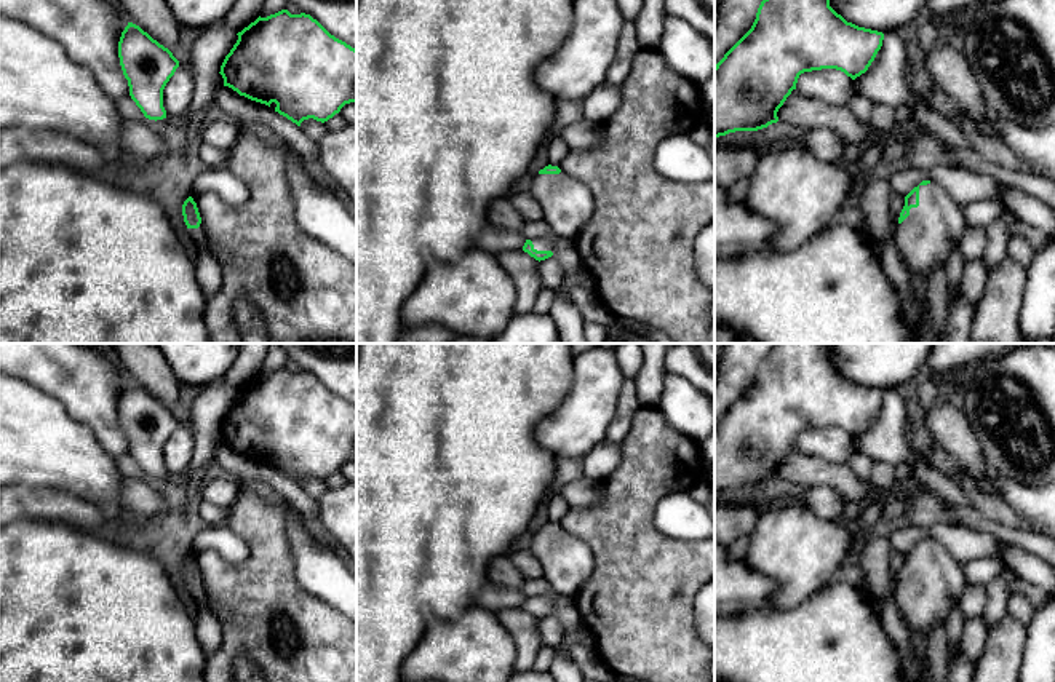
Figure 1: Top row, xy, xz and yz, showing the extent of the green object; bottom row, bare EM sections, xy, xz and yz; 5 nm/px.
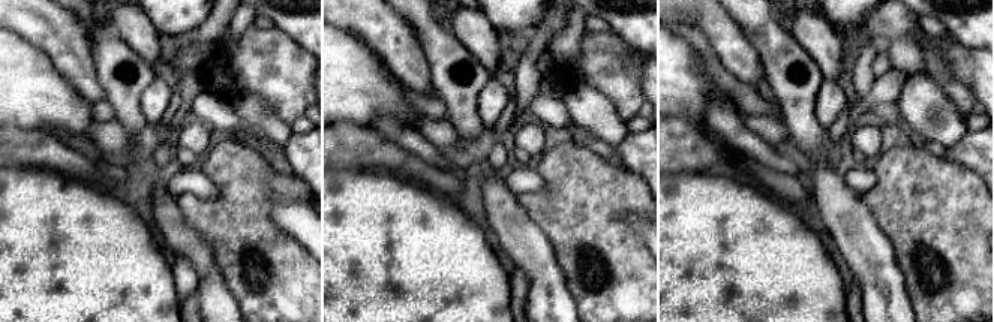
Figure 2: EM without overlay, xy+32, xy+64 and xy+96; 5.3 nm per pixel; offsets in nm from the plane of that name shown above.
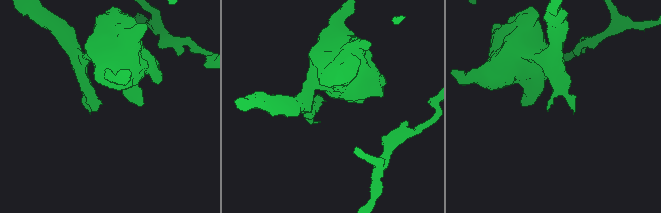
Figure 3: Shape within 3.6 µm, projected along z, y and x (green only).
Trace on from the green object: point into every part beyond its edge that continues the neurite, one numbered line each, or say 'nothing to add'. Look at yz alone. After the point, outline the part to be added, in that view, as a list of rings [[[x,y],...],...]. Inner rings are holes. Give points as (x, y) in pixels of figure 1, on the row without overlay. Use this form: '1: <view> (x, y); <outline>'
1: yz (926, 596); [[[930,538],[919,543],[919,564],[895,585],[895,602],[906,625],[929,639],[935,623],[946,625],[948,615],[959,602],[967,580],[961,564],[942,541]]]

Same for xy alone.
1: xy (199, 593); [[[203,580],[200,581],[198,586],[187,586],[187,591],[192,594],[195,604],[211,610],[209,594],[206,593],[203,586]]]

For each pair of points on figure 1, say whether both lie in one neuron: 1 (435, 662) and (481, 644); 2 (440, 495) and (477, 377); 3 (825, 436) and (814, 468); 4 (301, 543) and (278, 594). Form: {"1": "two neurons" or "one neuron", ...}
{"1": "one neuron", "2": "one neuron", "3": "two neurons", "4": "two neurons"}

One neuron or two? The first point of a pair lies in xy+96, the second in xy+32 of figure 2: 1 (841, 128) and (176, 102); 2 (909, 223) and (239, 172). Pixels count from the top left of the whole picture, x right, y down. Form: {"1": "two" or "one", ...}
{"1": "one", "2": "one"}

